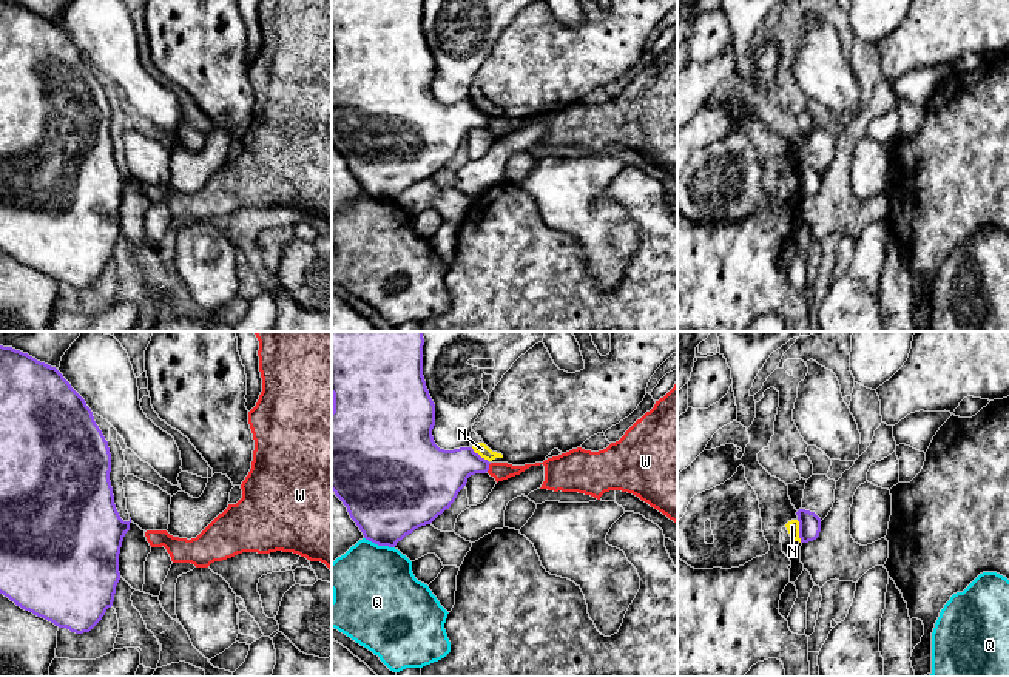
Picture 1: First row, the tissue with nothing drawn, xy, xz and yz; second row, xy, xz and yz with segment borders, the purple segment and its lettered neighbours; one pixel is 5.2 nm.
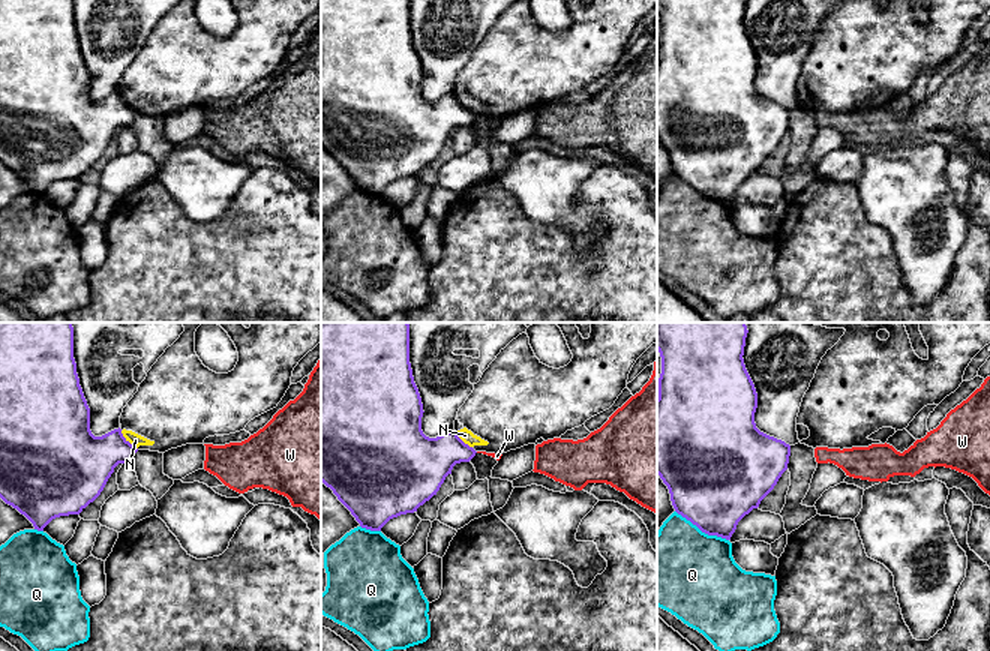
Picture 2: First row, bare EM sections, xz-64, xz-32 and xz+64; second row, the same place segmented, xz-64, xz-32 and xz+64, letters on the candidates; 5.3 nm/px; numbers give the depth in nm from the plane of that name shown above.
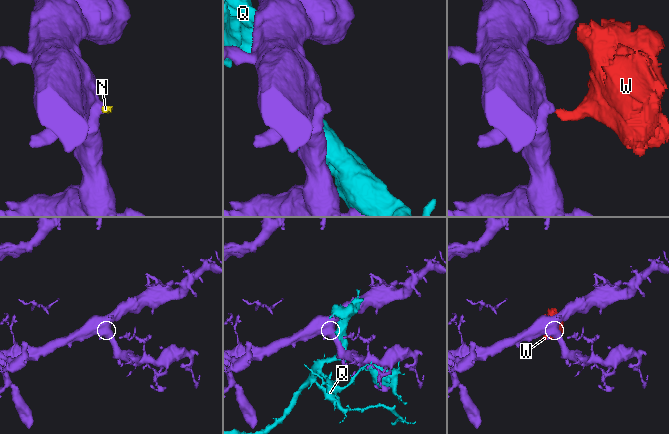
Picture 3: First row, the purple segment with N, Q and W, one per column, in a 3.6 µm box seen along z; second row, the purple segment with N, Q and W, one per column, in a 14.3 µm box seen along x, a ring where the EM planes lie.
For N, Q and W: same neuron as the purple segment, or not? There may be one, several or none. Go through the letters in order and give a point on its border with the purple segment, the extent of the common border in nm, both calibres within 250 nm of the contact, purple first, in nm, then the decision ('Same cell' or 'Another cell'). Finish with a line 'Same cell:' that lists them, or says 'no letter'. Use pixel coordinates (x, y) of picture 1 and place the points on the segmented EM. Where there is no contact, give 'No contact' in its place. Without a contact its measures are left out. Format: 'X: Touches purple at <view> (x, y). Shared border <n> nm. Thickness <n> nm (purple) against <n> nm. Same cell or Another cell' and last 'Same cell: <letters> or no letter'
N: Touches purple at yz (799, 531). Shared border 120 nm. Thickness 110 nm (purple) against 70 nm. Another cell
Q: Touches purple at xz (380, 545). Shared border 170 nm. Thickness 420 nm (purple) against 440 nm. Another cell
W: Touches purple at xz (488, 468). Shared border 50 nm. Thickness 260 nm (purple) against 100 nm. Another cell
Same cell: no letter

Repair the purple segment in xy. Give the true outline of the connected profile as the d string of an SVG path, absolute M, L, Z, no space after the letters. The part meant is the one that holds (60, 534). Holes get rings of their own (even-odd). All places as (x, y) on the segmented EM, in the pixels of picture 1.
M0 345L0 594L22 609L76 634L89 632L102 620L106 609L113 606L116 586L120 580L119 554L123 537L130 530L131 518L123 521L116 509L110 472L108 441L85 399L56 367L12 347Z

